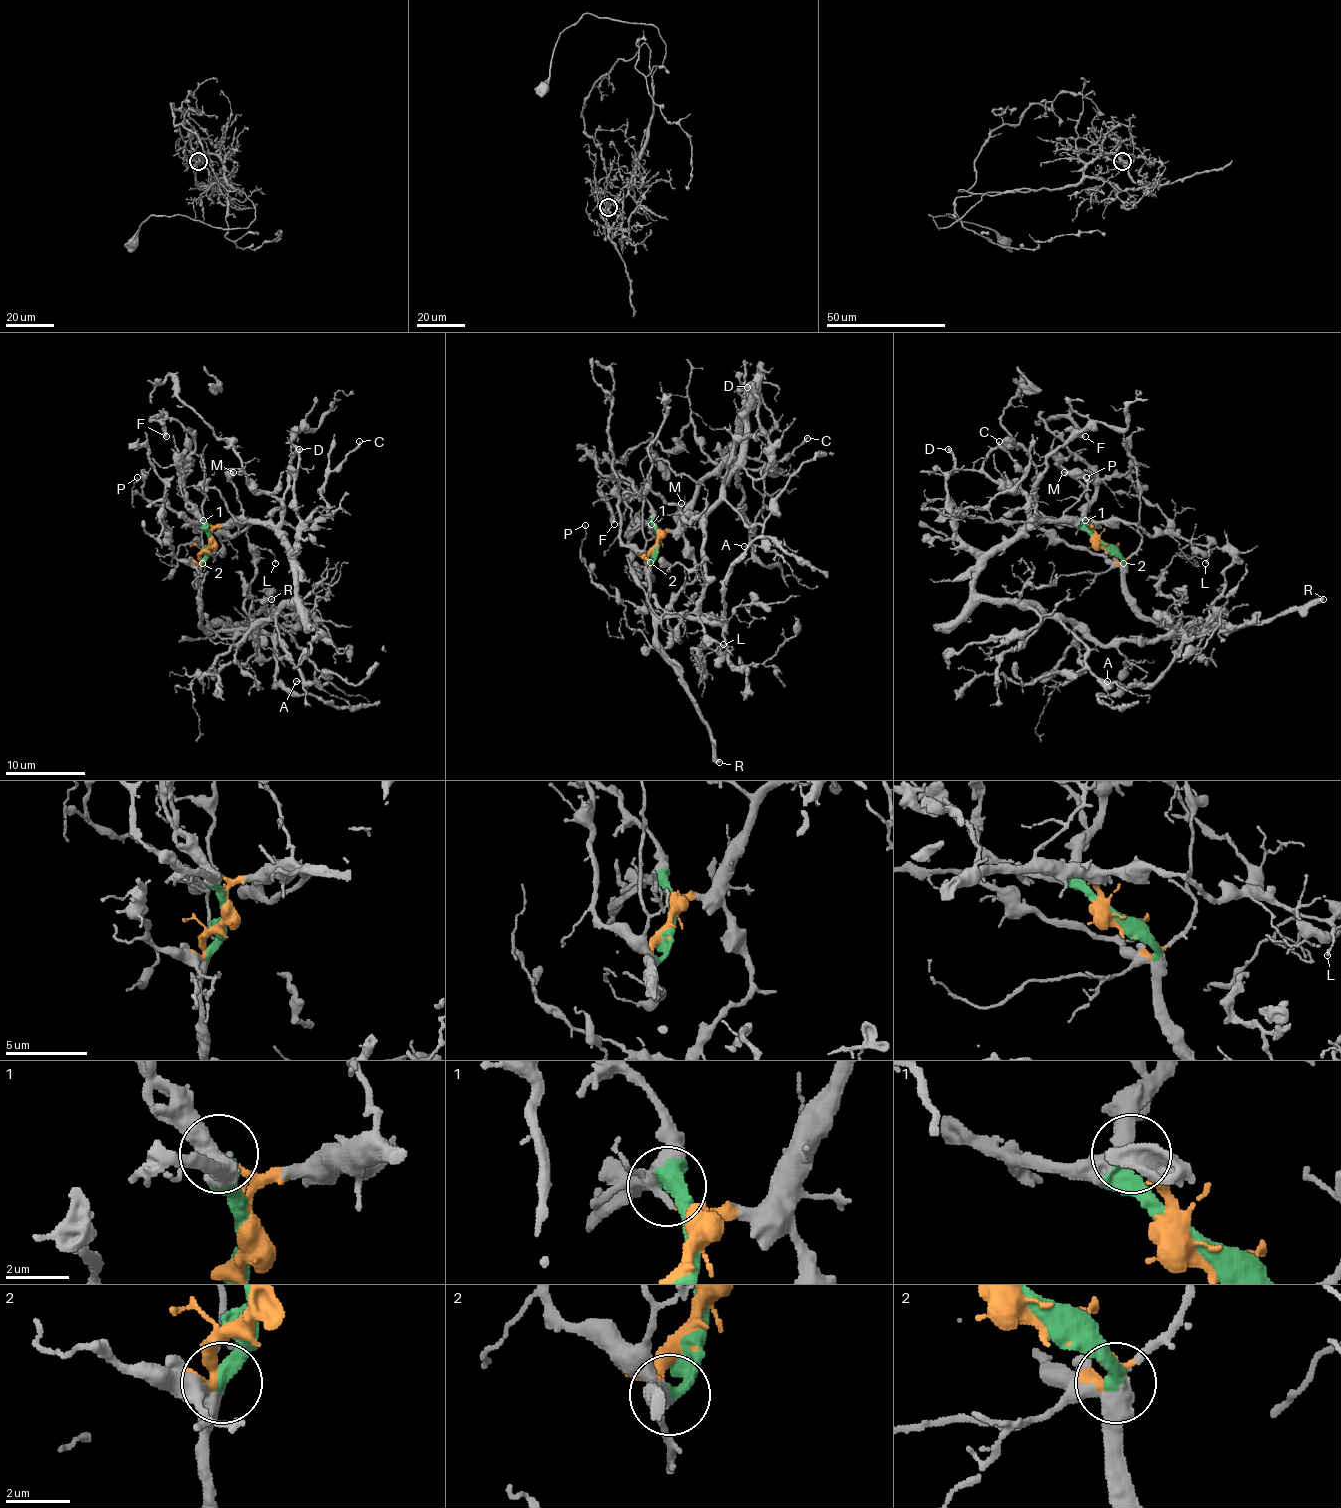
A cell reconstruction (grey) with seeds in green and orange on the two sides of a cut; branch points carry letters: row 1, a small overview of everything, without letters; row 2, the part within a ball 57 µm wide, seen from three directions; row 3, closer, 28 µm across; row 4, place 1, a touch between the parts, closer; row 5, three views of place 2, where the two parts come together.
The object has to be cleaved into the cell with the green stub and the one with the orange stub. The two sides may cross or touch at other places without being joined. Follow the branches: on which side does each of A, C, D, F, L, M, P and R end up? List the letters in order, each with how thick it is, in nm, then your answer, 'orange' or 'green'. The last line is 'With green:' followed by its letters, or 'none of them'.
A: calibre 140 nm; orange
C: calibre 240 nm; orange
D: calibre 320 nm; orange
F: calibre 400 nm; green
L: calibre 140 nm; orange
M: calibre 400 nm; orange
P: calibre 90 nm; orange
R: calibre 440 nm; green
With green: F, R

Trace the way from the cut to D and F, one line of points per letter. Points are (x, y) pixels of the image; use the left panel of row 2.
D: (208, 546), (210, 532), (226, 522), (264, 522), (290, 552), (300, 516), (294, 492), (300, 448)
F: (208, 544), (208, 528), (184, 496), (182, 462), (194, 438), (176, 421), (152, 419), (162, 421), (166, 436)

